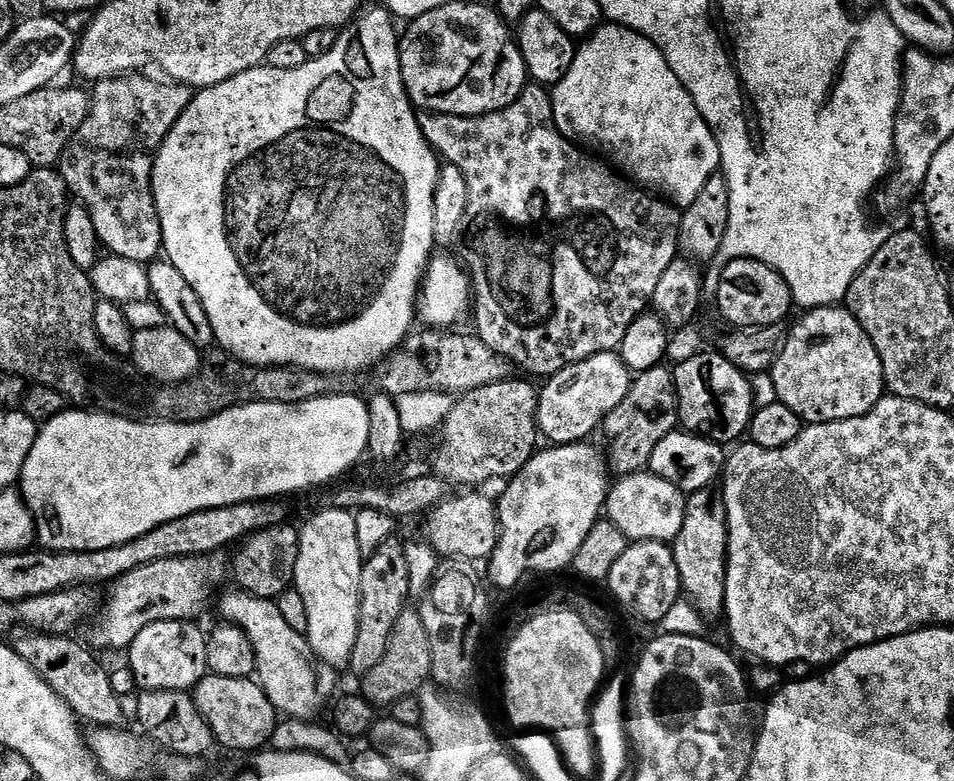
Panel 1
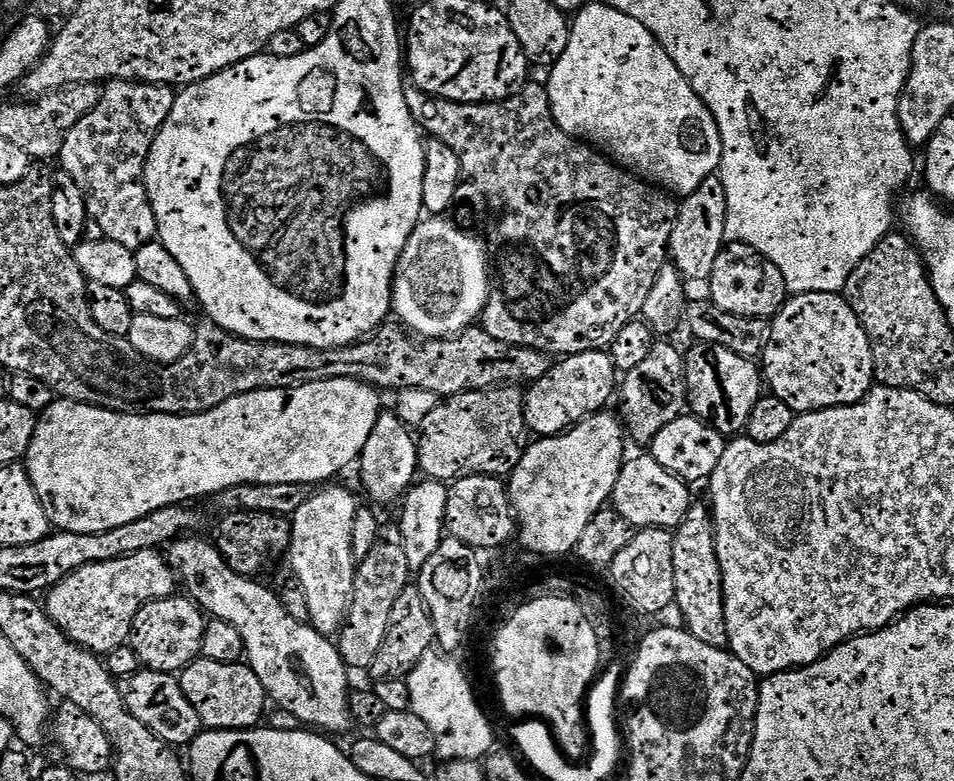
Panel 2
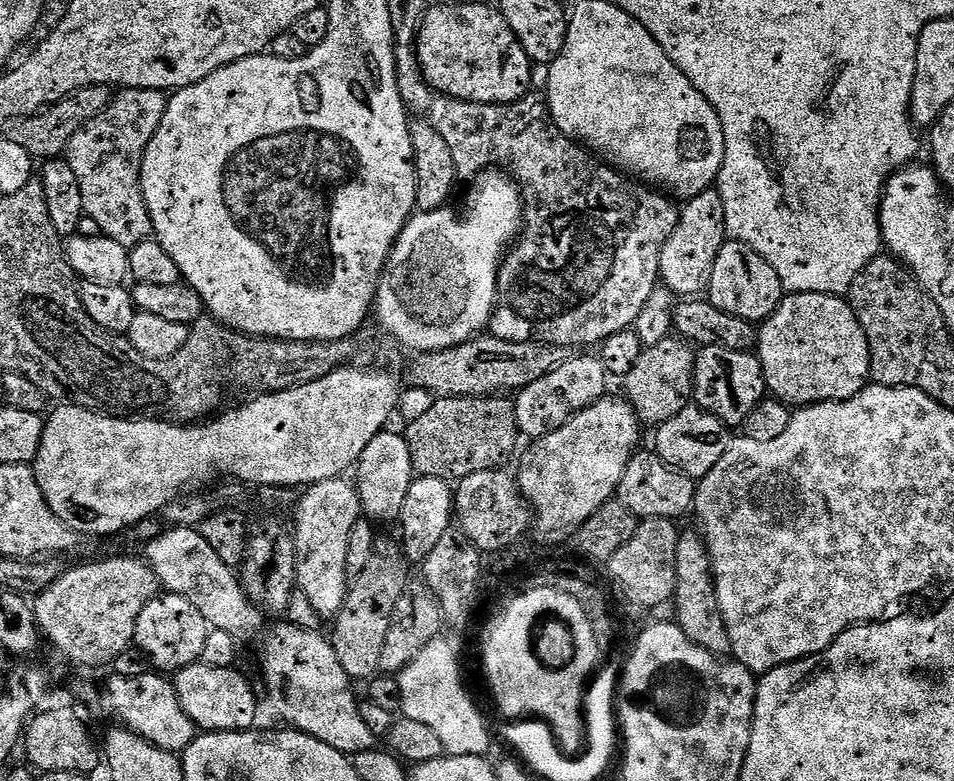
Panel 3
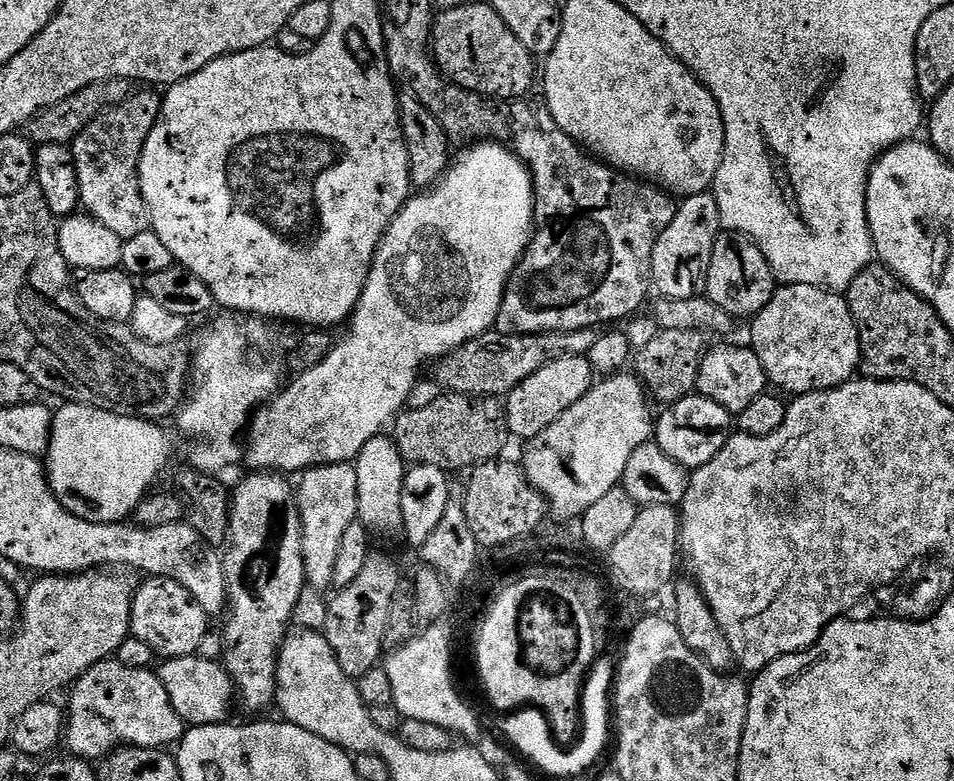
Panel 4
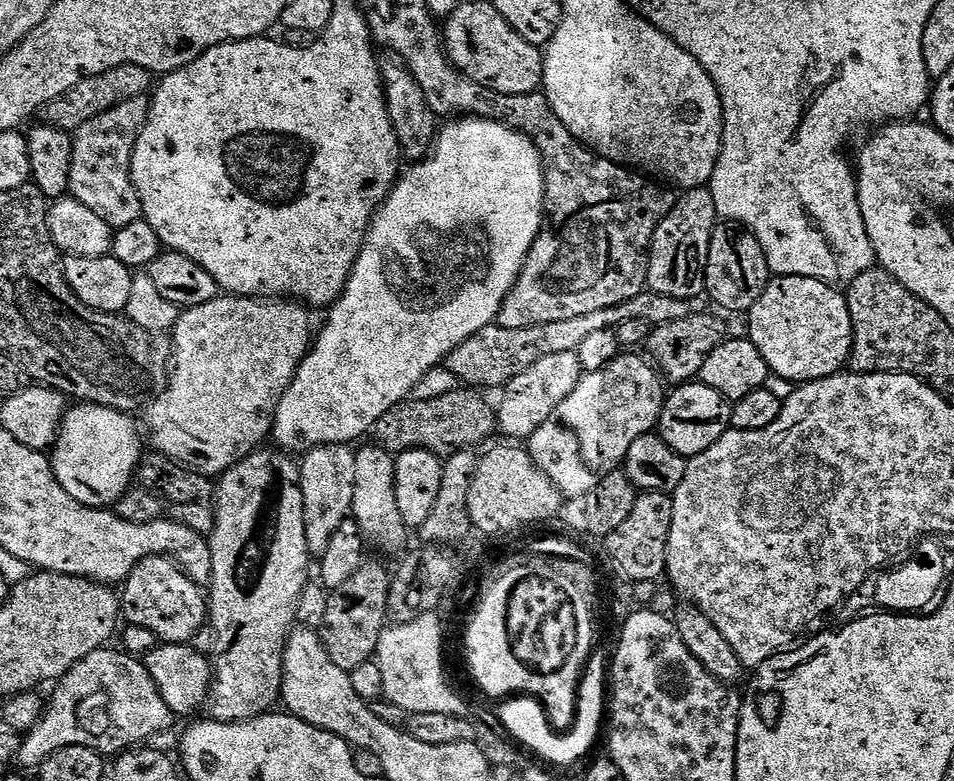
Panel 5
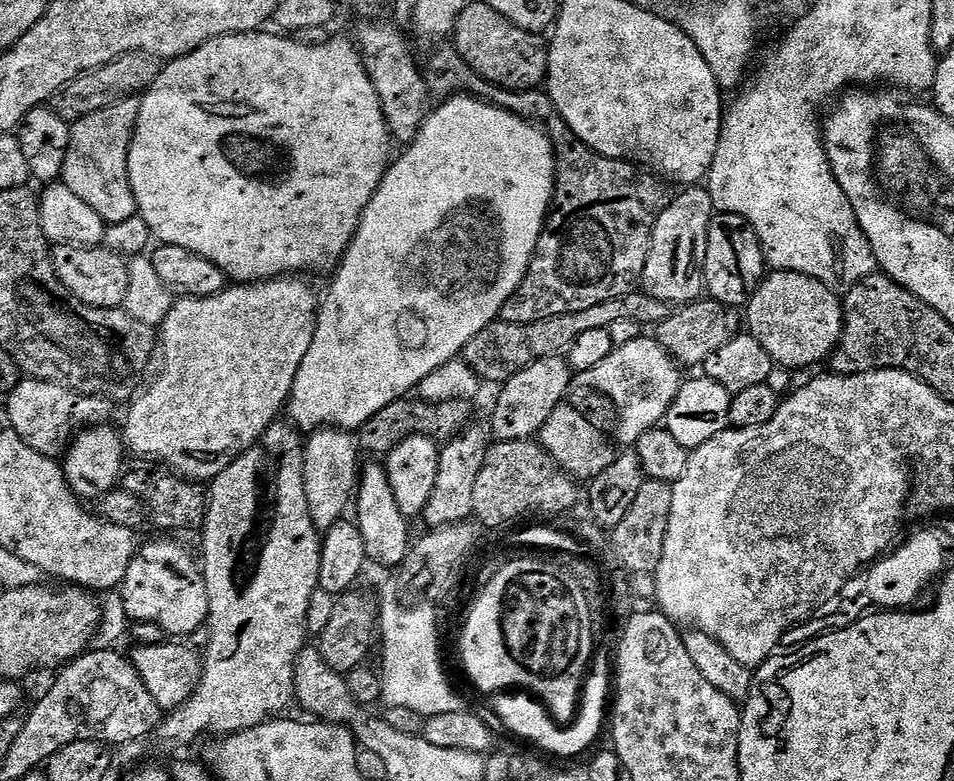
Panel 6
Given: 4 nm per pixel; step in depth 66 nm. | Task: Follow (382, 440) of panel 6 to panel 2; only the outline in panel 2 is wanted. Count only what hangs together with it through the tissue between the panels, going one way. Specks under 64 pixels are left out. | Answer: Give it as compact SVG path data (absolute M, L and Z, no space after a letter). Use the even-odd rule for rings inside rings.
M504 386L463 392L441 401L420 425L422 434L417 439L419 471L427 479L447 484L464 477L510 476L524 457L528 436L524 397L521 389Z

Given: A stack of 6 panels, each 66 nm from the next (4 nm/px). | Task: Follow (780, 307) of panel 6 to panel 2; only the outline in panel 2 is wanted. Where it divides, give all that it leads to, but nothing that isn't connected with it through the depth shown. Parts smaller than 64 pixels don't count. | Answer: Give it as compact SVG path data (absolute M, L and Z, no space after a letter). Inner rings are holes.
M820 292L789 299L771 321L768 342L762 353L763 360L762 376L767 387L768 384L772 387L769 388L771 395L786 402L793 414L850 408L868 397L876 378L876 363L870 350L870 338L866 338L862 322L858 322L847 299L840 294Z

